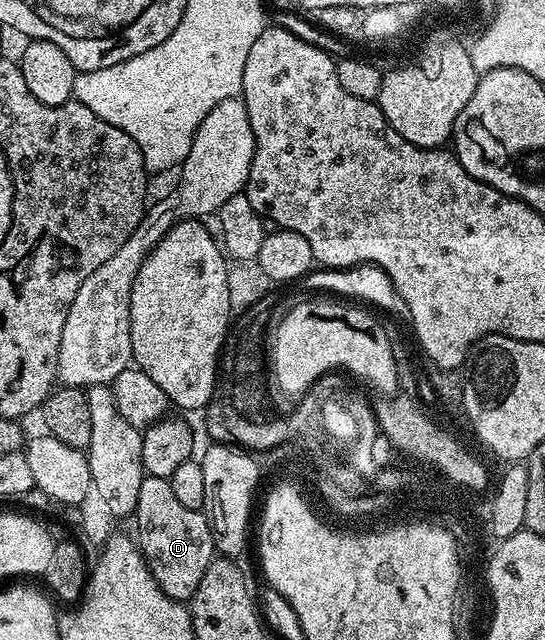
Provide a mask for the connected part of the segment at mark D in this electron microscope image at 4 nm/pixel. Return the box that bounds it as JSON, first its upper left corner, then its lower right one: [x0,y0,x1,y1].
[132,475,216,600]

